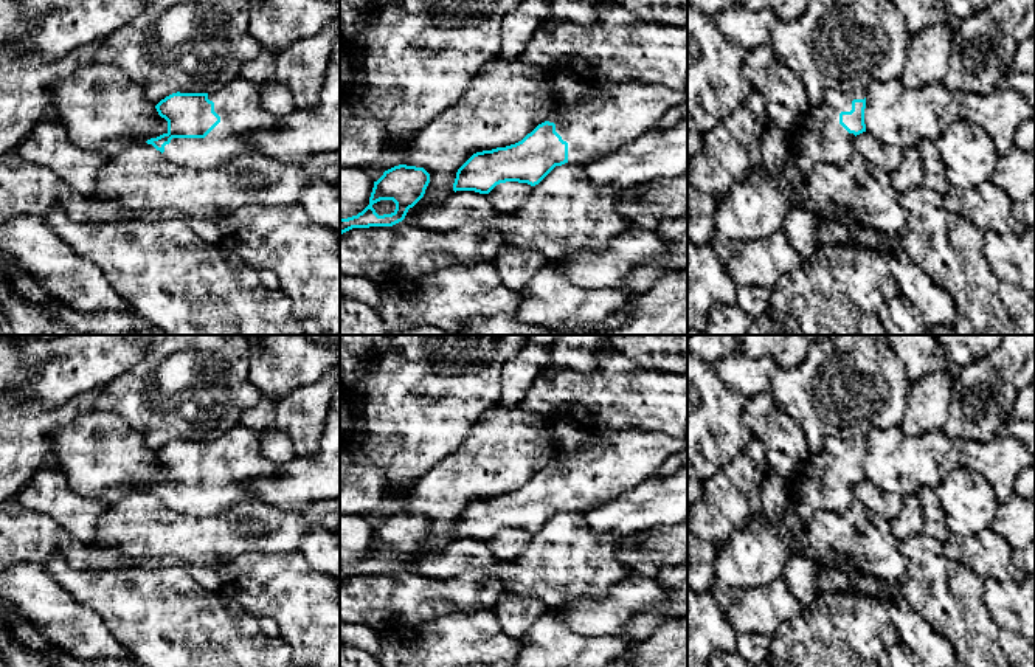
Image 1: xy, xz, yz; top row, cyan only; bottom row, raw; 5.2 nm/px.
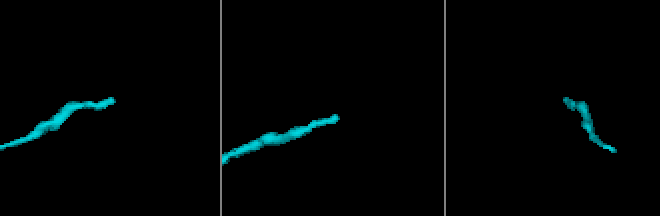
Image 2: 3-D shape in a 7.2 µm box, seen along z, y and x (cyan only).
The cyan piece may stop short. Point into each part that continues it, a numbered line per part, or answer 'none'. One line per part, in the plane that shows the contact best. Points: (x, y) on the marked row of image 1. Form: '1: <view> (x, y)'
1: xy (238, 103)

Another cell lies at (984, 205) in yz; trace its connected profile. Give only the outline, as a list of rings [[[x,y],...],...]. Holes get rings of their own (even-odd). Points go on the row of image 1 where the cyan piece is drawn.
[[[992,181],[973,189],[951,188],[945,205],[965,216],[982,233],[995,230],[999,234],[1013,231],[1021,236],[1029,228],[1015,217],[1013,202]]]

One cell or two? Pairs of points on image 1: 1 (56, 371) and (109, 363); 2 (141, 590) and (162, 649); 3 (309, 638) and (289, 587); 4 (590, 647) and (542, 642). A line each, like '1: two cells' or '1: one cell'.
1: one cell
2: one cell
3: one cell
4: one cell

